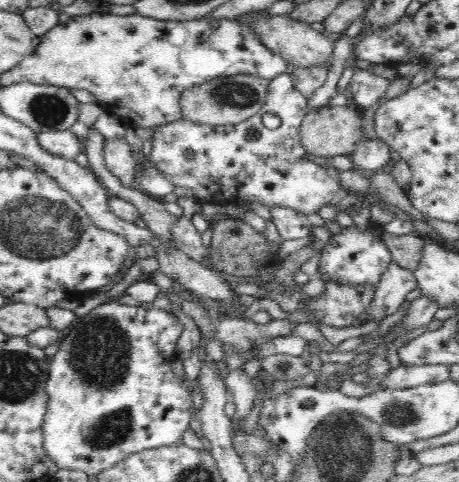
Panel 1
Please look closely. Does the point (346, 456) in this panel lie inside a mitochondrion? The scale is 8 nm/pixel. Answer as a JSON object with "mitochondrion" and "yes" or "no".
{"mitochondrion":"yes"}

